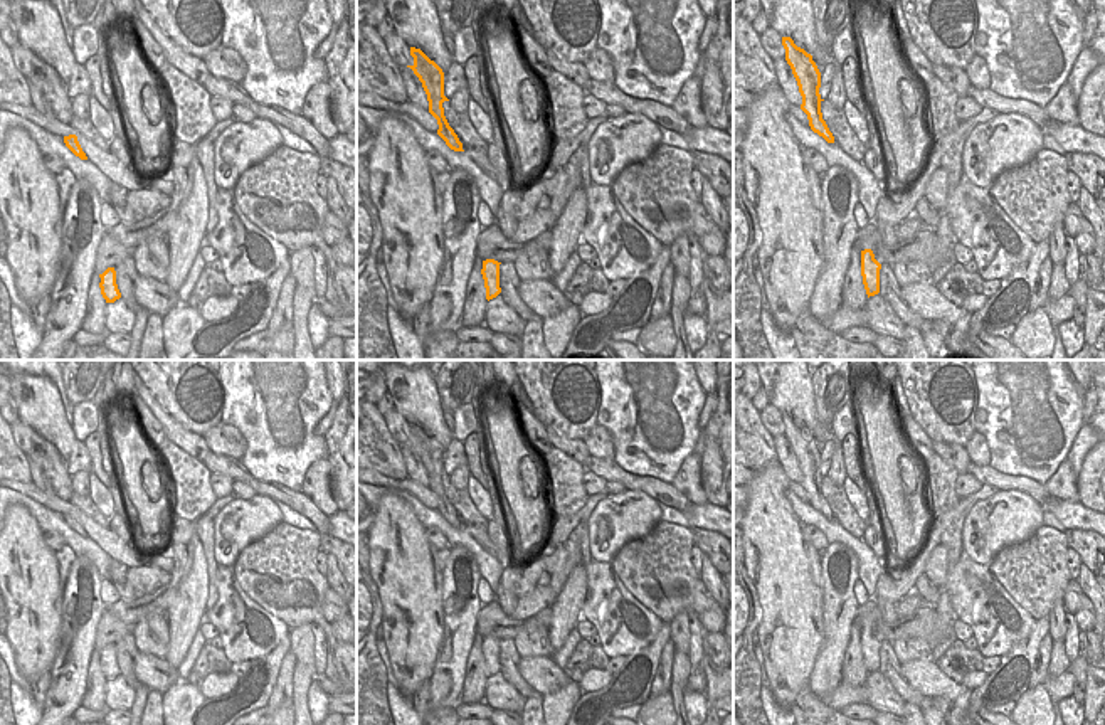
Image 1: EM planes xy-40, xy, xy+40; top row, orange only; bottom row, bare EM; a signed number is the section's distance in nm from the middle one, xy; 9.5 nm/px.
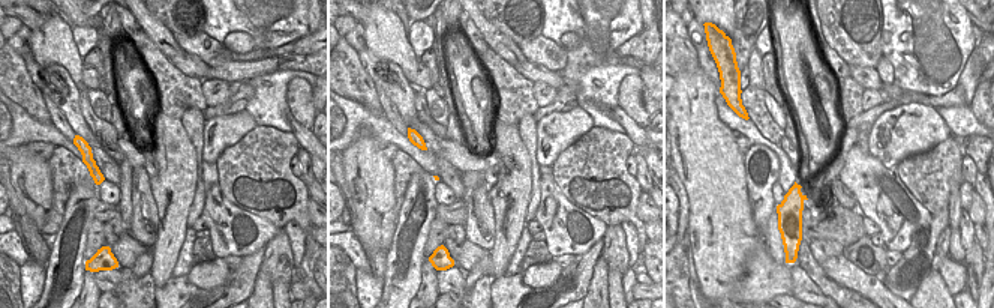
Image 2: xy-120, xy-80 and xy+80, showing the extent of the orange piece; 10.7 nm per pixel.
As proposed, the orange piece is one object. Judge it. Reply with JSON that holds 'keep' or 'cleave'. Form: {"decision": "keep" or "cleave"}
{"decision": "cleave"}

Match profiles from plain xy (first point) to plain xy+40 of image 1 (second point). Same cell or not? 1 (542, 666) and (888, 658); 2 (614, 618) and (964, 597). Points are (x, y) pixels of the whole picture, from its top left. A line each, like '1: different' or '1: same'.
1: different
2: same

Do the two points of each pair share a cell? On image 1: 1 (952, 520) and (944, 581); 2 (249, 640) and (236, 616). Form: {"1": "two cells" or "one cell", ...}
{"1": "two cells", "2": "one cell"}

